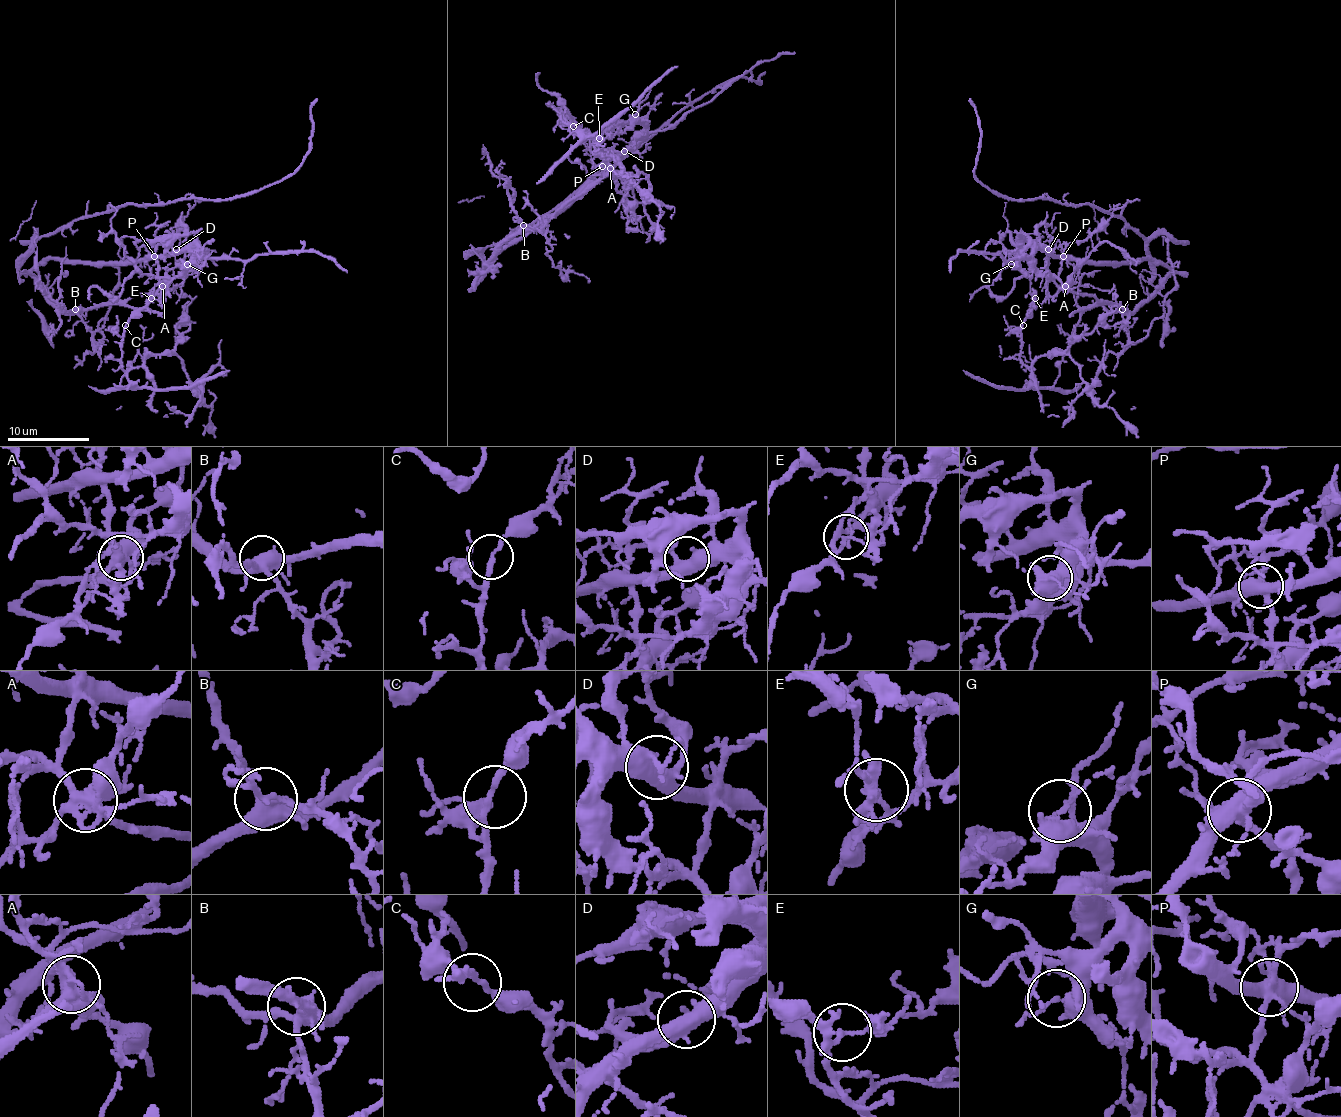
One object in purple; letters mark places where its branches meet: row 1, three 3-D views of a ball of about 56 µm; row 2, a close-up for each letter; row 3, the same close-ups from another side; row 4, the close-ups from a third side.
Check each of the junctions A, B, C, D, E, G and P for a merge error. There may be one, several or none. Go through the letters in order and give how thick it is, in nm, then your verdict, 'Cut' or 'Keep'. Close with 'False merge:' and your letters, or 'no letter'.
A: Thickness 440 nm. Cut
B: Thickness 440 nm. Keep
C: Thickness 180 nm. Keep
D: Thickness 440 nm. Keep
E: Thickness 130 nm. Cut
G: Thickness 400 nm. Keep
P: Thickness 440 nm. Cut
False merge: A, E, P

